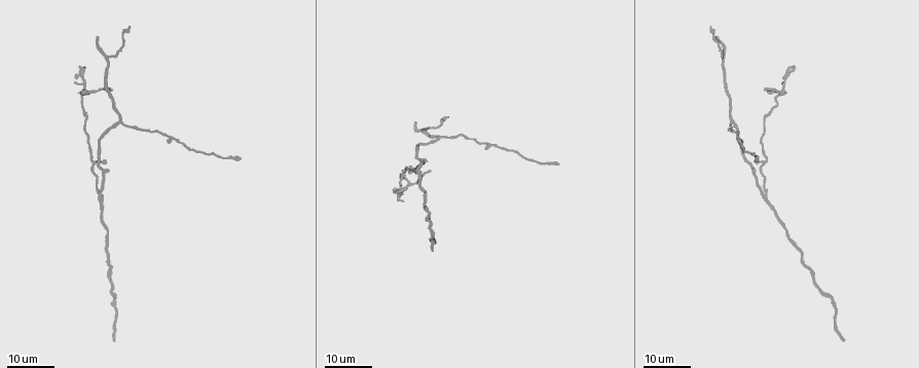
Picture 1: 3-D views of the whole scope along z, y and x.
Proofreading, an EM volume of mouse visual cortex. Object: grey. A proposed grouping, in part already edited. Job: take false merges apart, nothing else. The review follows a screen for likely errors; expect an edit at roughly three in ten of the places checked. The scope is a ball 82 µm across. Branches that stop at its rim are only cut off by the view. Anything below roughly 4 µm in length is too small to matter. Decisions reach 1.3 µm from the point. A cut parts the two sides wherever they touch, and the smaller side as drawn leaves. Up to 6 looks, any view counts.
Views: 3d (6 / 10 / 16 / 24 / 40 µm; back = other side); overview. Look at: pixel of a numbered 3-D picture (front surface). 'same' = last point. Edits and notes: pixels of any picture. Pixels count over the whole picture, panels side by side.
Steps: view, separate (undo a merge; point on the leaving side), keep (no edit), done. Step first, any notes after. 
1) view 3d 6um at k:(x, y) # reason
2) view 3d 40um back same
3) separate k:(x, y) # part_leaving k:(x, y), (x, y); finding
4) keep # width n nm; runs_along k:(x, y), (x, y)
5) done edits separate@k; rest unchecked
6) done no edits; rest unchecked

view 3d 24um at 1:(120, 121) # three-way junction

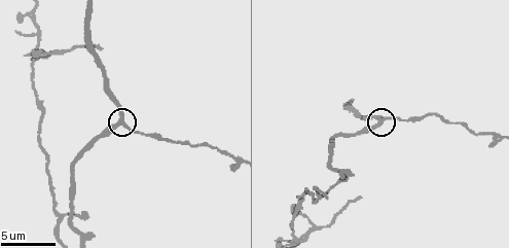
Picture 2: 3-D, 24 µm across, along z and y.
view 3d 10um at 2:(122, 118)

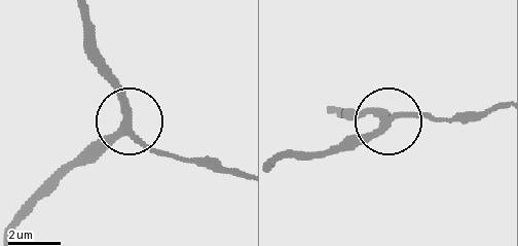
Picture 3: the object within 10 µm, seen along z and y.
keep # runs_along 3:(275, 164), (355, 148), (389, 117), (368, 111); one neuron here

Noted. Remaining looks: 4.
view 3d 16um at 1:(100, 196) # three-way junction

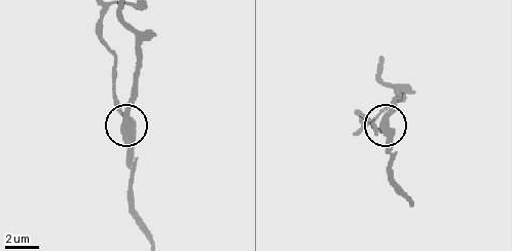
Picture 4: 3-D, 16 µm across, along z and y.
view 3d 10um at 4:(131, 121)

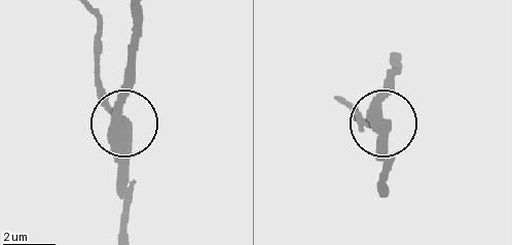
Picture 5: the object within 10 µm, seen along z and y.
separate 5:(101, 105) # side_arm 35 um; part_leaving 5:(126, 135), (100, 77), (100, 24), (93, 10); two neurons meet here

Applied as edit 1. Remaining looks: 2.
done edits separate@5; rest unchecked

